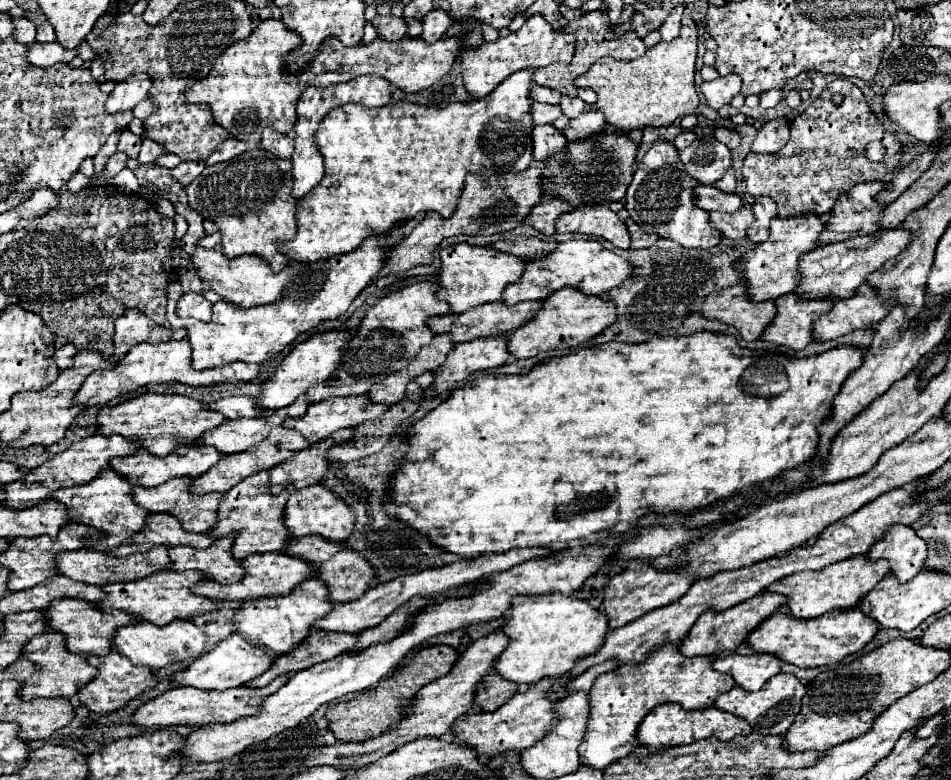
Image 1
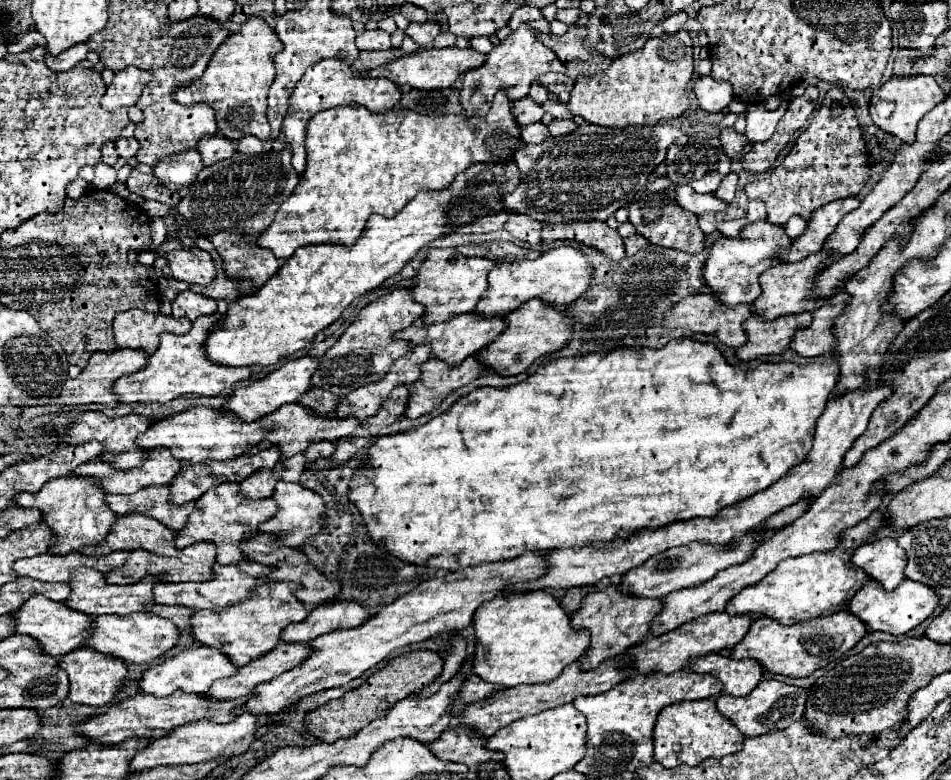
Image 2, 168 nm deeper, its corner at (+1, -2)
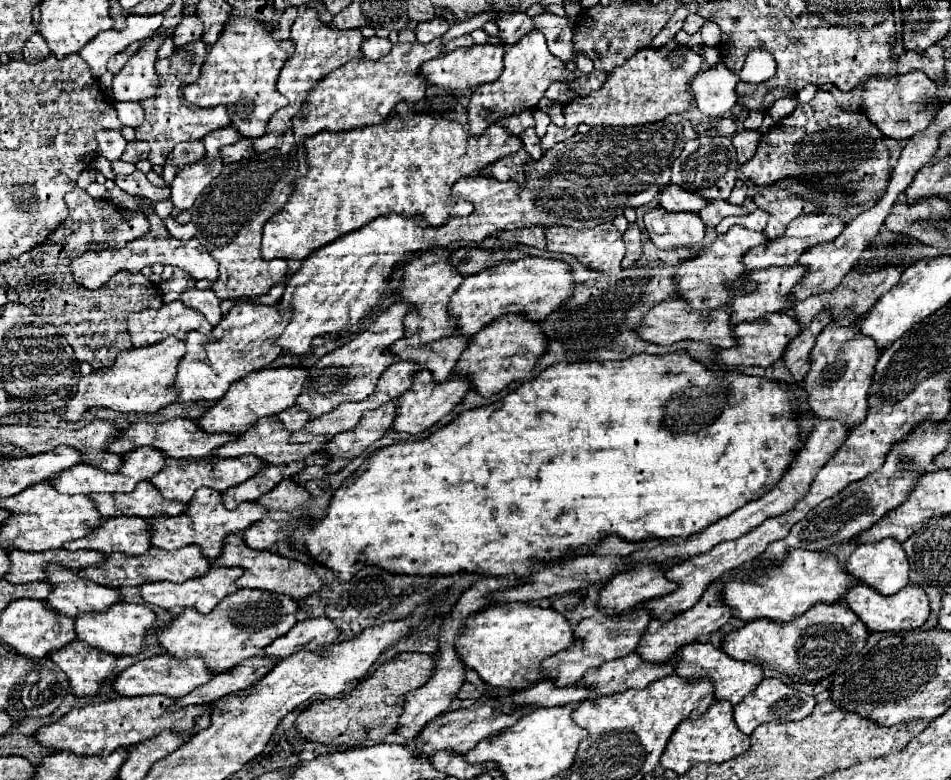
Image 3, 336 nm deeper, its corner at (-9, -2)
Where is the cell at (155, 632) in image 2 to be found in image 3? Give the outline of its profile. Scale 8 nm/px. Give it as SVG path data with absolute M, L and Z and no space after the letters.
M122 602L110 608L110 612L94 612L94 616L76 616L76 632L78 640L90 644L100 652L116 656L136 656L146 648L146 636L154 622L156 614L148 606Z

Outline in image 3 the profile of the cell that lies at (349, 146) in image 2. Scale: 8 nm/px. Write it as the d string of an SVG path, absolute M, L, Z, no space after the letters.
M412 112L408 120L398 114L390 114L384 122L356 128L350 132L330 132L322 130L304 140L306 156L310 170L304 178L300 178L294 186L290 200L276 216L272 216L264 226L262 236L262 256L284 258L284 260L304 260L316 248L334 242L338 236L354 232L366 224L370 224L378 216L386 216L390 212L412 216L418 214L426 218L428 224L444 224L450 216L468 216L474 206L461 198L450 196L450 188L456 180L464 176L476 176L488 164L510 156L522 148L522 140L510 134L500 122L490 124L484 134L472 136L464 130L464 126L456 120L434 118L425 113Z

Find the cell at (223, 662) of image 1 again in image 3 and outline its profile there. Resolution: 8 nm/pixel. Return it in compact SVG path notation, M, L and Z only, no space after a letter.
M154 656L142 662L136 662L134 666L126 668L118 674L114 682L114 690L122 696L146 696L146 694L166 694L170 698L182 698L190 694L194 688L210 682L216 674L208 670L206 662L198 656L190 656L184 660L168 658L168 656Z

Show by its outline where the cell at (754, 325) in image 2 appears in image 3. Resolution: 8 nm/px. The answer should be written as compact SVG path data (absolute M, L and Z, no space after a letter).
M770 314L766 316L766 320L760 322L742 322L734 328L734 336L736 336L736 346L732 348L718 348L716 350L716 362L718 364L726 364L726 366L770 366L774 364L778 358L782 358L782 352L786 350L786 346L790 344L790 340L794 336L798 336L802 330L800 322L794 316L788 314Z

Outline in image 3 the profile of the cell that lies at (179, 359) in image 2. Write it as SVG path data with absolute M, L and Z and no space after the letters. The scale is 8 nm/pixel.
M236 302L236 306L230 308L230 312L212 328L210 334L202 336L198 332L190 332L184 340L186 354L178 362L178 372L172 386L178 402L216 402L228 392L234 382L269 366L282 352L274 342L284 332L288 318L290 316L282 316L276 306Z

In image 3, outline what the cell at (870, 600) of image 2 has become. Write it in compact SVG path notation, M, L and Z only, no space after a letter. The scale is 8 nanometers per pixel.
M858 584L846 592L844 602L858 614L870 632L910 632L920 628L930 616L930 600L920 586L906 586L898 594L884 596L866 584Z

